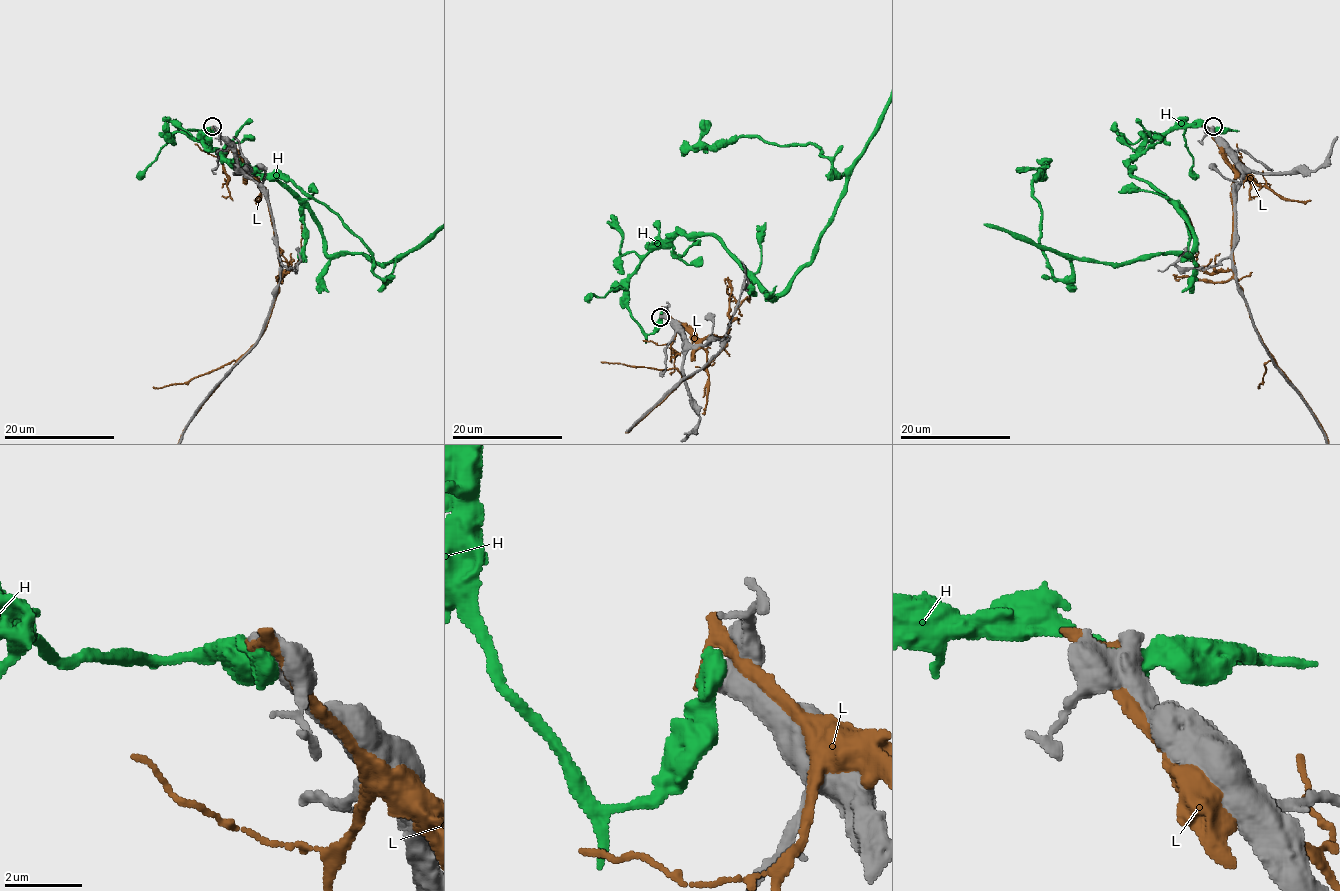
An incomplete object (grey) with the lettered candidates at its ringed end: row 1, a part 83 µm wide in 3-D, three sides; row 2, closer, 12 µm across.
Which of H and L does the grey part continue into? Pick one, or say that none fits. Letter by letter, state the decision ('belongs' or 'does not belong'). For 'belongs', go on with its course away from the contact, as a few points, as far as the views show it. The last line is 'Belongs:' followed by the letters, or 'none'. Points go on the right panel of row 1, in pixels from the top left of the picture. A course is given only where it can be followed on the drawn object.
H: does not belong
L: does not belong
Belongs: none

